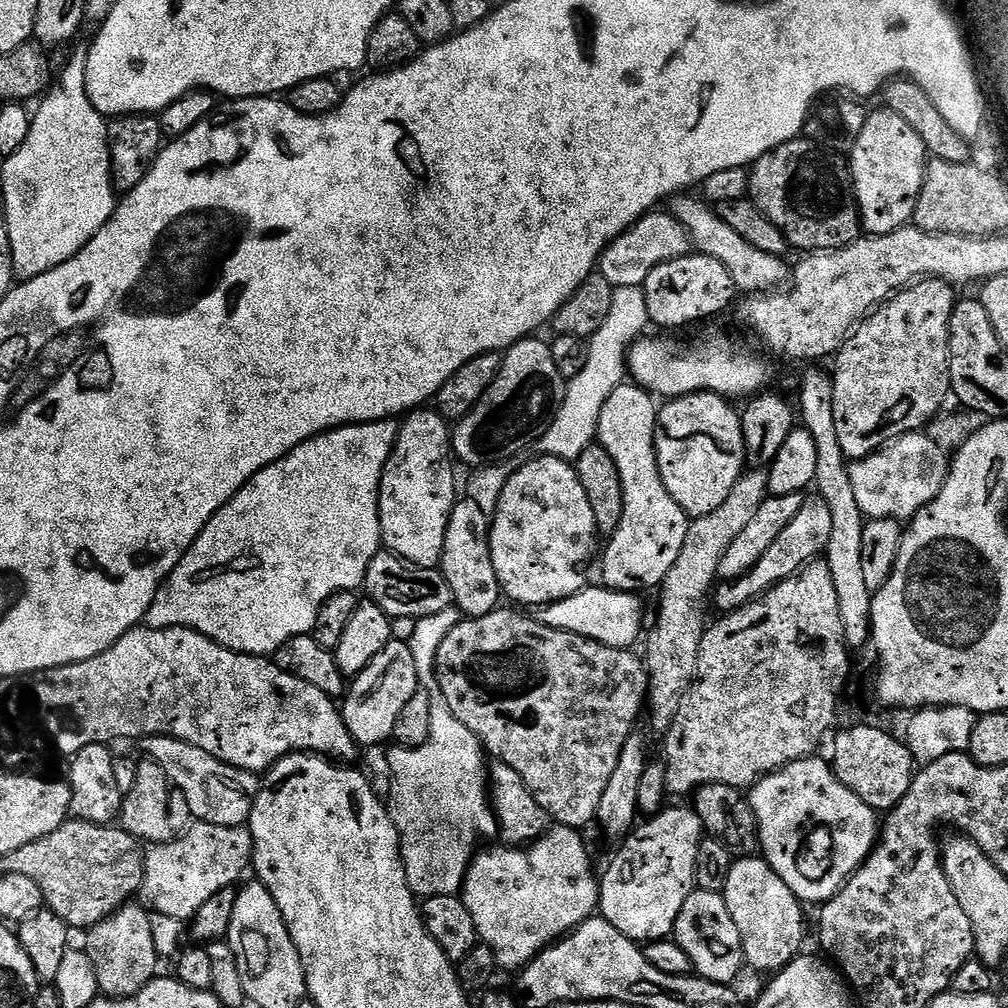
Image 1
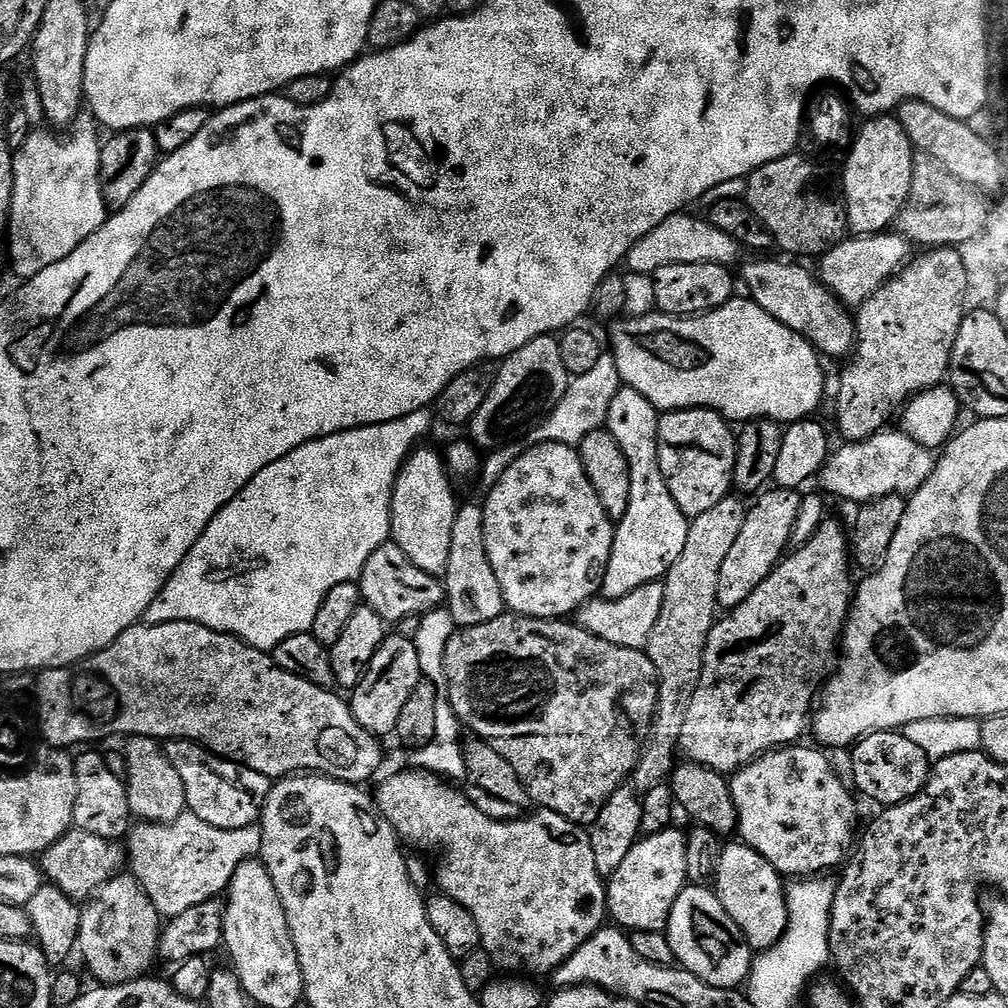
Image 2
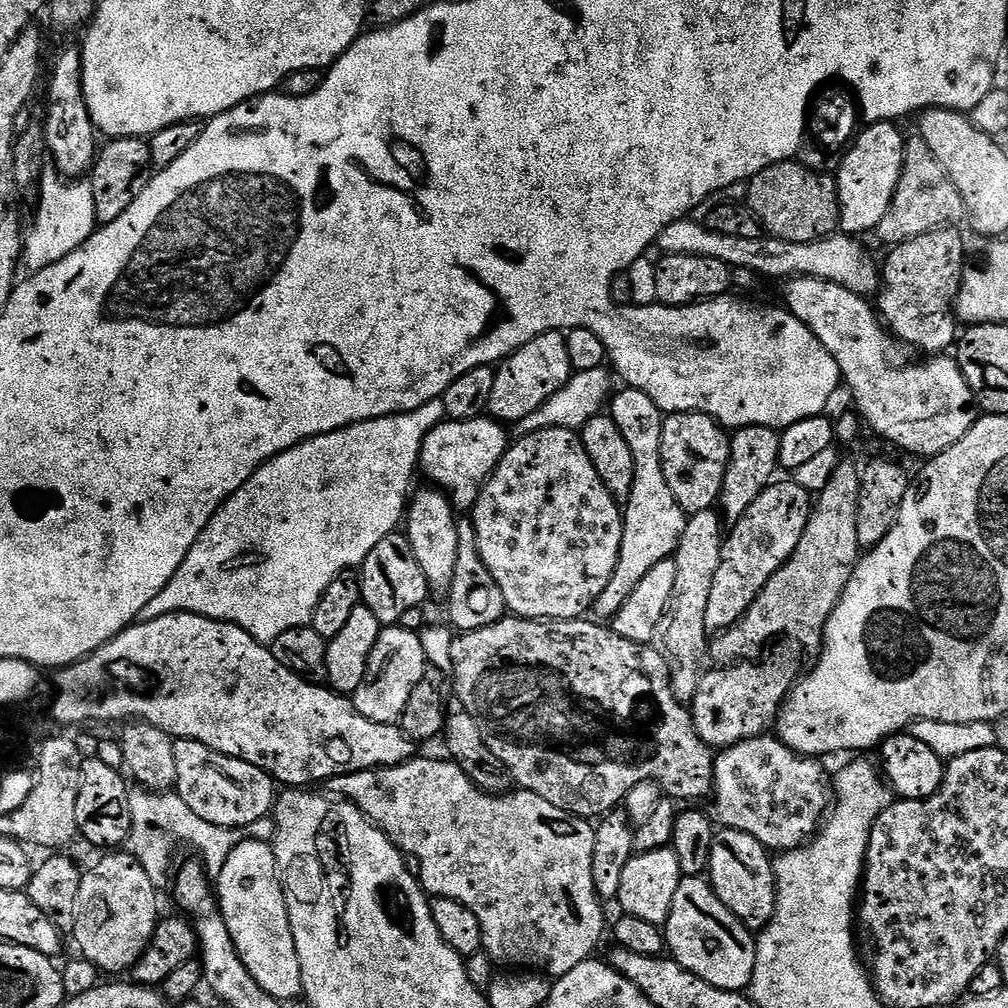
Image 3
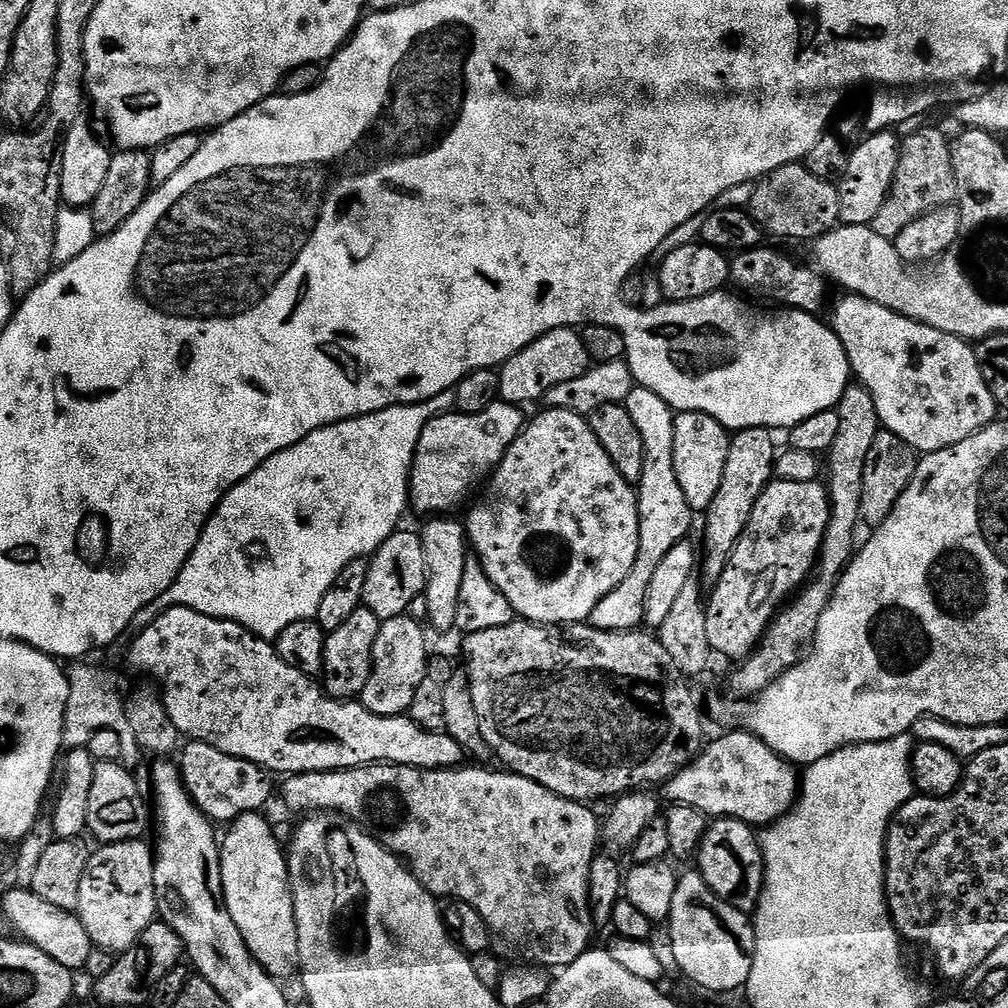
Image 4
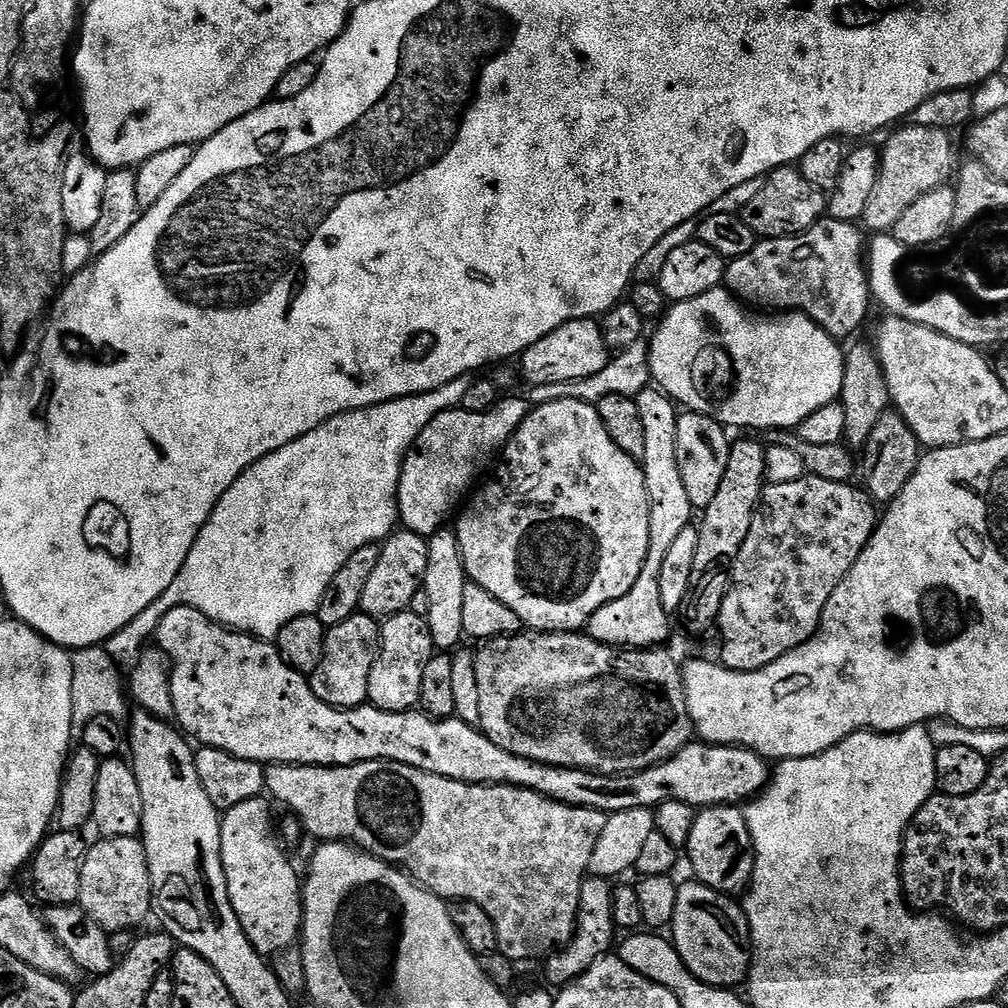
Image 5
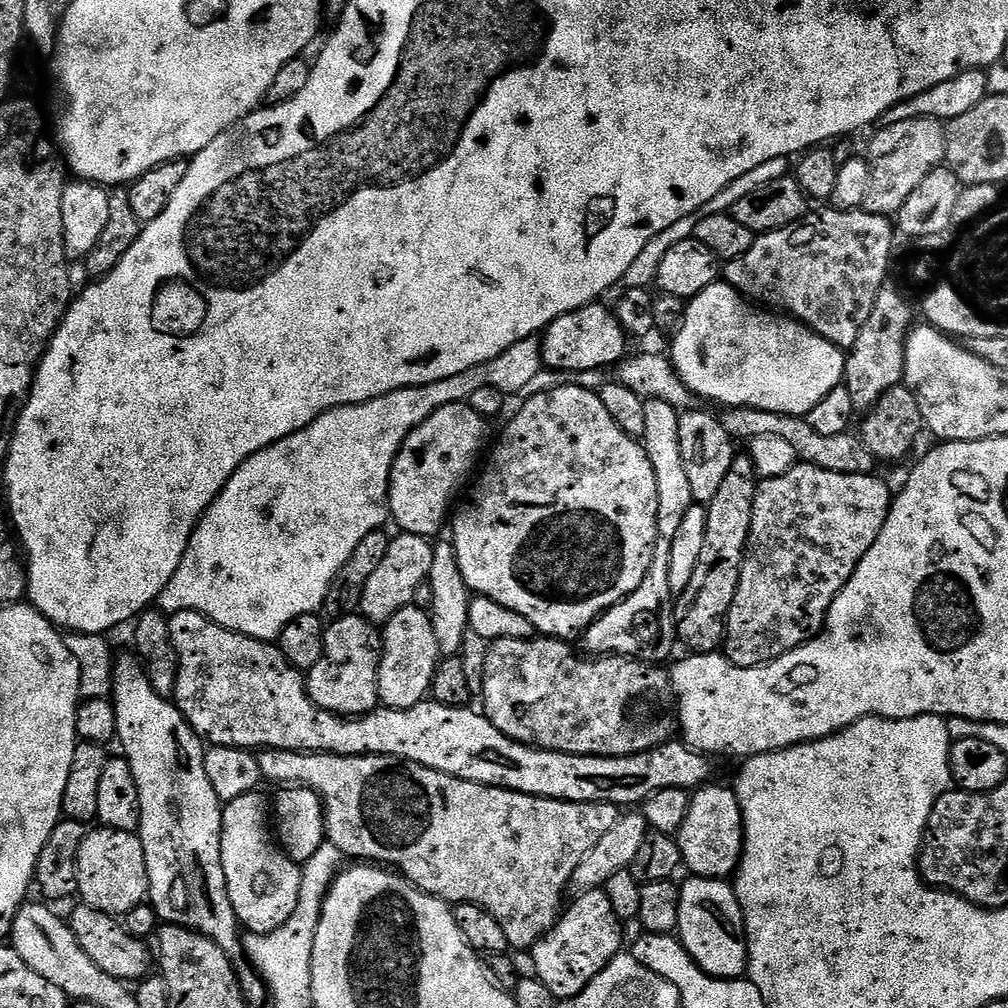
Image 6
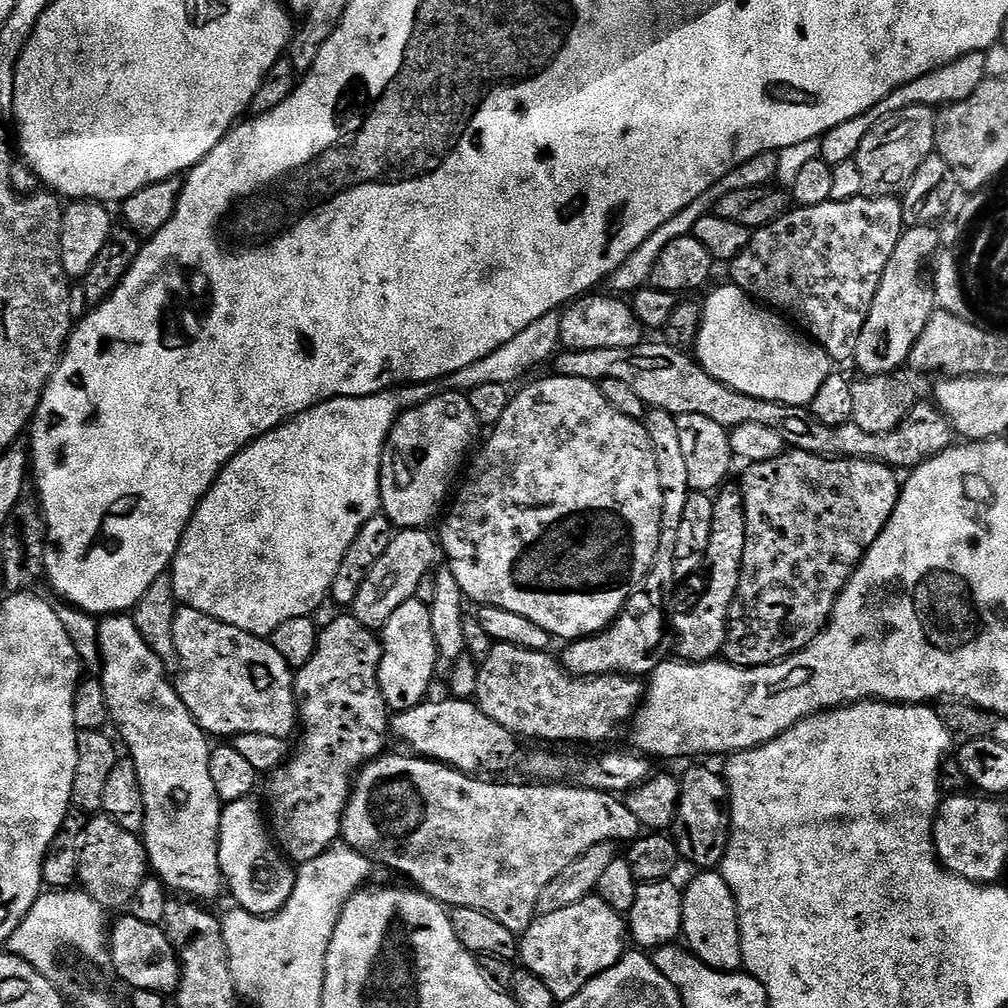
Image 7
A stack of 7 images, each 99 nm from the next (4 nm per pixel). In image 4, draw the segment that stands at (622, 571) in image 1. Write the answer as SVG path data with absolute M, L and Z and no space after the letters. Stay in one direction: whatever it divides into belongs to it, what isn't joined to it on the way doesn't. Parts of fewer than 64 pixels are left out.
M639 386L632 389L629 397L623 402L625 410L630 414L630 418L634 420L634 426L638 426L638 434L642 434L642 446L646 450L646 460L642 466L642 478L638 485L636 501L638 502L638 514L640 515L640 525L638 526L638 558L634 558L634 566L630 566L630 574L626 574L626 578L622 578L622 582L618 582L618 586L614 590L610 590L610 594L606 594L606 598L602 598L602 602L598 602L598 606L594 606L590 623L593 628L598 630L606 630L607 632L631 632L639 629L644 624L644 603L646 602L646 594L650 581L654 579L654 573L658 571L658 566L662 563L662 558L666 558L666 554L670 554L670 550L674 550L674 546L685 543L688 531L692 528L692 519L694 513L691 506L686 502L686 494L682 494L682 486L678 486L678 478L674 474L674 422L676 421L674 410L666 402L662 402L662 398L658 398L658 394L654 394L654 390L646 390Z

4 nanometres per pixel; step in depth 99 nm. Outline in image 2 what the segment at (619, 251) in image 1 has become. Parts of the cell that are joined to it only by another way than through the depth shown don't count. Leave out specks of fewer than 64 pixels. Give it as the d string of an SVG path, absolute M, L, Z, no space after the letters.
M687 211L675 212L660 226L654 226L650 234L639 240L628 252L626 268L628 272L651 276L662 270L662 266L686 266L690 262L710 262L732 266L732 263L742 255L742 249L730 234L722 234L718 226L714 226L703 215L688 216Z

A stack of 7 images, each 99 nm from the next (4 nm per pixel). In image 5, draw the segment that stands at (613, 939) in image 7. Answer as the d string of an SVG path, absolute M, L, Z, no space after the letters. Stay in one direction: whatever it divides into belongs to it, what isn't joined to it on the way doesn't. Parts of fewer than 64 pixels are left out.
M585 879L580 891L580 909L576 915L576 929L572 940L559 952L553 952L551 956L547 957L546 963L543 965L543 967L545 966L544 972L548 975L549 982L547 981L547 983L549 985L563 986L572 983L582 974L586 974L586 970L590 970L590 966L594 966L594 962L598 962L603 956L609 955L613 951L618 929L612 913L612 889L613 885L607 880Z

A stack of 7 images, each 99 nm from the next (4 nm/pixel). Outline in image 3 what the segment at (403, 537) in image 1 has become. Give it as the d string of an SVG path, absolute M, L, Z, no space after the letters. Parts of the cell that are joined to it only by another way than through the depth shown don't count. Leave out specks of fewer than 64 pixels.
M443 491L420 492L411 497L406 508L406 535L410 542L410 550L418 558L418 566L422 566L422 574L426 574L429 593L433 597L447 597L448 592L454 586L454 569L458 566L458 512L451 499Z

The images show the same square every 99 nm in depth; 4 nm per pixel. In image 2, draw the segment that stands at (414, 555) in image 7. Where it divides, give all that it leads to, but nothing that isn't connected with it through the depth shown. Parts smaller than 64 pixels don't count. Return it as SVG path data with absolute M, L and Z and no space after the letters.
M394 543L383 544L370 554L366 566L360 571L360 595L363 603L372 608L386 622L395 622L408 614L425 614L439 609L445 603L444 585L441 577L418 570L402 550Z

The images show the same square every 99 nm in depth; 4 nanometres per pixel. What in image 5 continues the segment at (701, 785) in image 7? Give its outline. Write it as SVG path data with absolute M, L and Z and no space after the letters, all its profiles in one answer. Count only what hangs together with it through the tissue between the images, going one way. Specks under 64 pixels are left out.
M715 804L701 808L694 818L694 827L690 830L688 864L699 883L733 898L749 891L756 865L754 846L750 830L746 826L743 807L734 804Z

